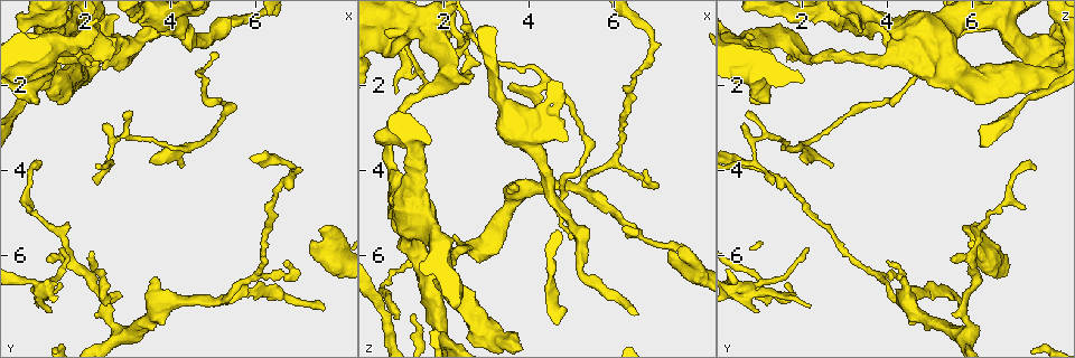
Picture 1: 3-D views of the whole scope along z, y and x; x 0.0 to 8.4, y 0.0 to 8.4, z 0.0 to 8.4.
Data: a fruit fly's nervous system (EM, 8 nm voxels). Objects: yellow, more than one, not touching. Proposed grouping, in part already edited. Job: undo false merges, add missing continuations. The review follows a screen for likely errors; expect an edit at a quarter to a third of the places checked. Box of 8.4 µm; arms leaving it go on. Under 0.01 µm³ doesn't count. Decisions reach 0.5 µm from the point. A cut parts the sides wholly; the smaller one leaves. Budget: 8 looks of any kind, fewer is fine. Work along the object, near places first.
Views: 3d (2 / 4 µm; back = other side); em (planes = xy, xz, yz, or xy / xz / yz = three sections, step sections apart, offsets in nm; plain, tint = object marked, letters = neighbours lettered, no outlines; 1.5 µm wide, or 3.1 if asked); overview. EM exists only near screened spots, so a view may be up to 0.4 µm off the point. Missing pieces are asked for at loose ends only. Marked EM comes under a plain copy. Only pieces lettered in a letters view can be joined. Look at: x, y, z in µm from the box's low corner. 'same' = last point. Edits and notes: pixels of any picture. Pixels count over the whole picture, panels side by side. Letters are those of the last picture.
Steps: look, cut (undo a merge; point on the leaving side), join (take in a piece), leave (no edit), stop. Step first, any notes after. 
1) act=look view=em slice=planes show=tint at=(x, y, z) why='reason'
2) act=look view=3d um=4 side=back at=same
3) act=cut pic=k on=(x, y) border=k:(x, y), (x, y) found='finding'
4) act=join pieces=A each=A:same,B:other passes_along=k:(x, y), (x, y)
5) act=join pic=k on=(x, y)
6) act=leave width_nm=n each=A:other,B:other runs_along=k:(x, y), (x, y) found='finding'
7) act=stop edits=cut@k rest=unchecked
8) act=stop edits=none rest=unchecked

act=look view=em slice=planes show=letters at=(2.55, 3.85, 1.00) why='abrupt turn'

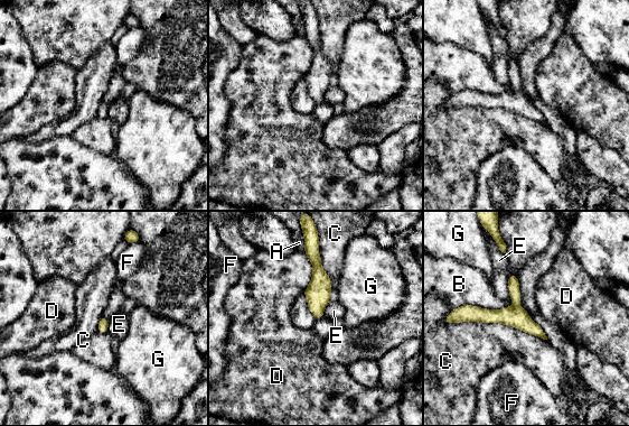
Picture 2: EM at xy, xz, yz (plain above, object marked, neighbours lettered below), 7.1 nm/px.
act=leave width_nm=80 each=A:other,B:other,C:other,D:other,E:other,F:other,G:other border=2:(453, 322), (500, 322), (543, 340) found='continuous, no second neuron'

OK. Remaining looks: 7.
act=look view=em slice=planes show=letters at=(2.60, 1.40, 1.65) why='free end'

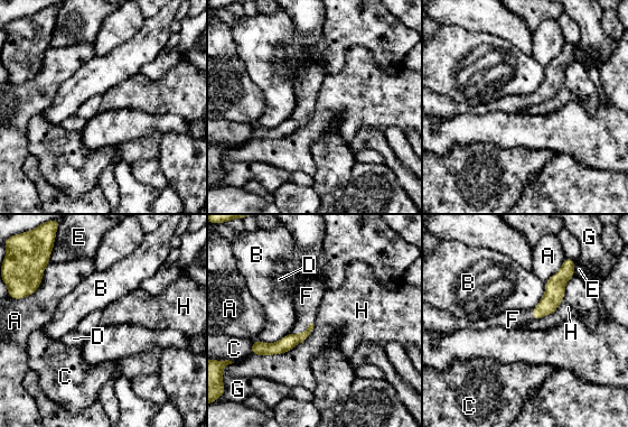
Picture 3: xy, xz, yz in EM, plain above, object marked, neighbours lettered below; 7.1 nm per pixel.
act=join pic=3 on=(307, 297) each=A:other,B:other,C:other,D:other,E:other,F:same,G:other,H:other found='the neuron continues'

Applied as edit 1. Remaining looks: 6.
act=stop edits=join@3 rest=unchecked

